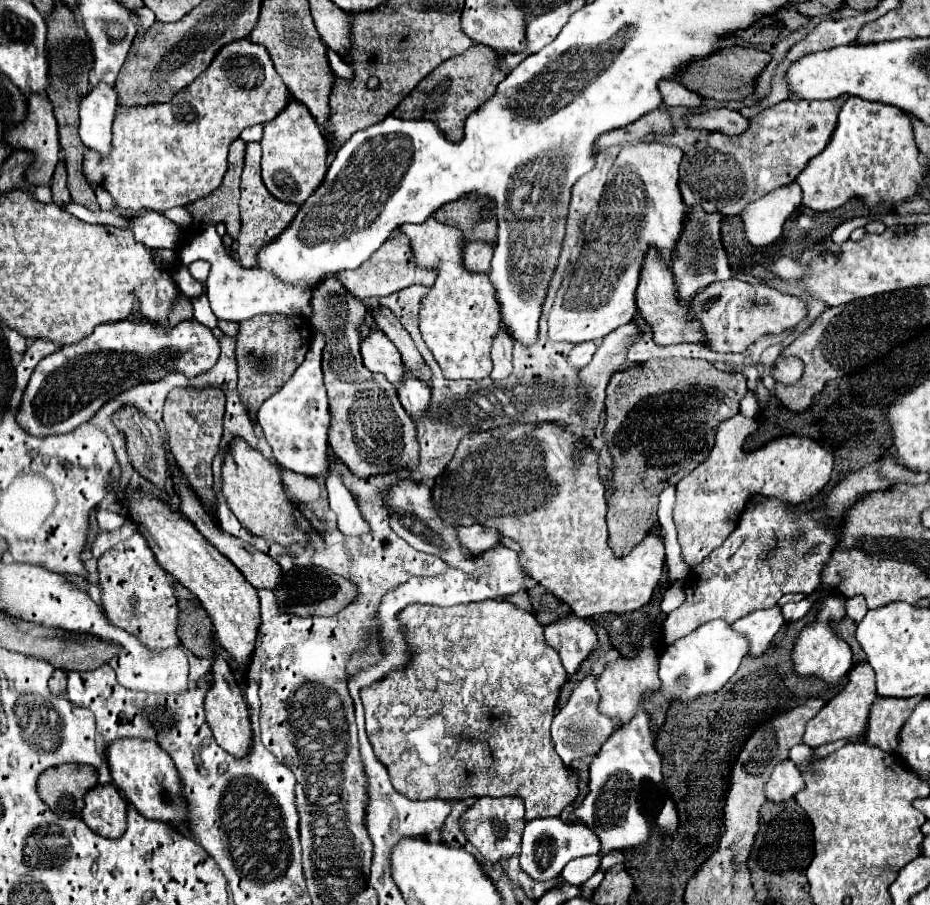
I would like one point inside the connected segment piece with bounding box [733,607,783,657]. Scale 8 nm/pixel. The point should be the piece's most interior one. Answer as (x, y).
(760, 626)

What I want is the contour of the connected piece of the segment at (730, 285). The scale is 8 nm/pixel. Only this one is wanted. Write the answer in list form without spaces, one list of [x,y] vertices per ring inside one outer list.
[[[727,279],[709,285],[689,305],[689,315],[703,323],[707,347],[723,353],[743,353],[749,345],[757,343],[763,335],[777,335],[793,329],[807,315],[807,303],[795,295],[785,295],[765,283],[745,283]]]

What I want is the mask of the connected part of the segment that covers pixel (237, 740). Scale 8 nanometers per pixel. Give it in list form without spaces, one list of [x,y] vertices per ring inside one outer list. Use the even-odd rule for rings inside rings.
[[[213,643],[215,649],[215,665],[213,665],[213,681],[209,685],[209,693],[205,699],[205,713],[207,713],[207,723],[215,735],[215,741],[221,749],[225,749],[229,755],[243,759],[249,753],[251,747],[251,721],[249,721],[249,709],[243,697],[241,687],[235,683],[235,677],[227,665],[227,661],[221,657],[221,647]]]

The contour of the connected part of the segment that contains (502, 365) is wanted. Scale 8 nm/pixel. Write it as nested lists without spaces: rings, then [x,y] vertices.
[[[503,327],[499,329],[497,337],[493,339],[493,351],[491,351],[491,359],[493,359],[493,371],[491,371],[491,379],[505,379],[511,375],[513,367],[511,367],[511,351],[513,351],[513,341],[507,339],[507,335],[503,333]]]

